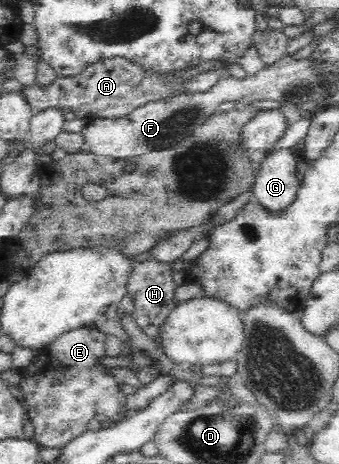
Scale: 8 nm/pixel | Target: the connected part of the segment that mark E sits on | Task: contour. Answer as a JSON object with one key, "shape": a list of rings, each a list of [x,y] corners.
{"shape":[[[79,328],[60,335],[51,345],[34,351],[31,363],[21,370],[22,381],[20,390],[24,402],[24,411],[34,427],[34,439],[42,447],[63,448],[72,439],[84,433],[86,424],[94,419],[95,415],[104,415],[110,418],[126,415],[124,399],[126,395],[118,389],[119,383],[112,375],[105,373],[104,364],[100,359],[106,357],[105,336],[98,330]]]}

